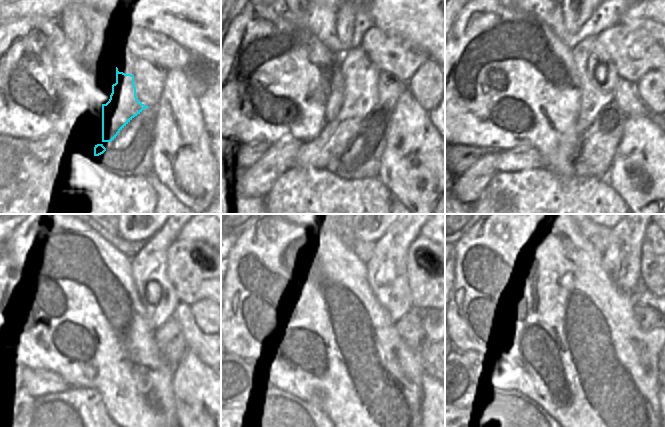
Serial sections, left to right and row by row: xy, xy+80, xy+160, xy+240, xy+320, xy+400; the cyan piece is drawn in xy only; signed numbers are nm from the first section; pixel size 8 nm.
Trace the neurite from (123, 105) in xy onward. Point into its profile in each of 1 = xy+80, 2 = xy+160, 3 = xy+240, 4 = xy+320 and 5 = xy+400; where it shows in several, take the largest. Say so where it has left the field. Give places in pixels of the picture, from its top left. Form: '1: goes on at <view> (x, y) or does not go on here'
1: goes on at xy+80 (360, 95)
2: goes on at xy+160 (598, 75)
3: goes on at xy+240 (156, 292)
4: goes on at xy+320 (387, 277)
5: goes on at xy+400 (621, 260)

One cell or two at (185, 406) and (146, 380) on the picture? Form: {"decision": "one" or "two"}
{"decision": "two"}

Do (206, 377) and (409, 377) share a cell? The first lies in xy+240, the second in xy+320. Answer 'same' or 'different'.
different

